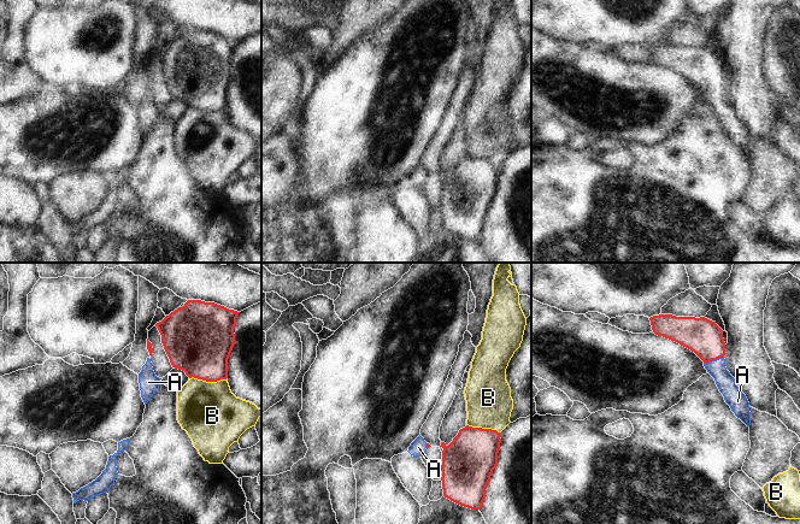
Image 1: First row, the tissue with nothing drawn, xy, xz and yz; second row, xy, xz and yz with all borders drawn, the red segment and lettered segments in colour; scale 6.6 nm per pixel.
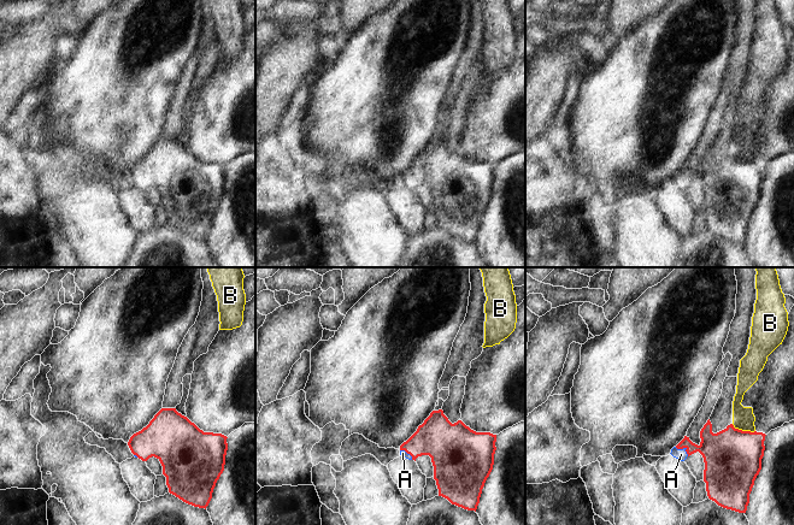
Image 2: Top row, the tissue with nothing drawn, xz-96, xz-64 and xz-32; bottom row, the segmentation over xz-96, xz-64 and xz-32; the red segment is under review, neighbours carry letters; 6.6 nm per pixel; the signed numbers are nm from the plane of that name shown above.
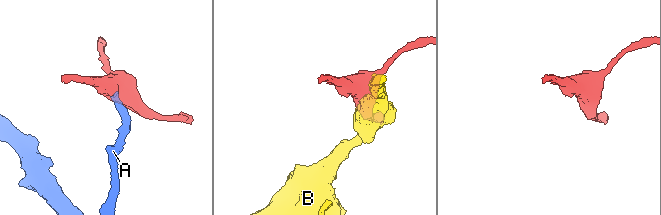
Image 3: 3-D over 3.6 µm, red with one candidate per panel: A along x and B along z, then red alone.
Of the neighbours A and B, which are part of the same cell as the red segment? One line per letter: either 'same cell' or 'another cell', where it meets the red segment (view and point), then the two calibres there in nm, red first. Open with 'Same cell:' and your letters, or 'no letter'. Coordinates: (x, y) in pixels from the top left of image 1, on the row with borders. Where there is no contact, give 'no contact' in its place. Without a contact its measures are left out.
Same cell: A
A: same cell; meets red in yz at (713, 359); 240 nm thick on the red side, 120 nm on the other
B: another cell; meets red in xy at (207, 381); 420 nm thick on the red side, 400 nm on the other

